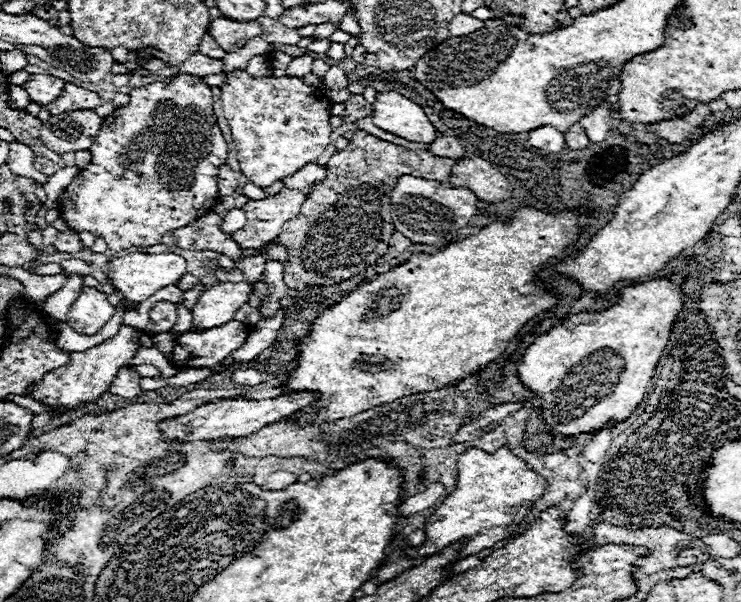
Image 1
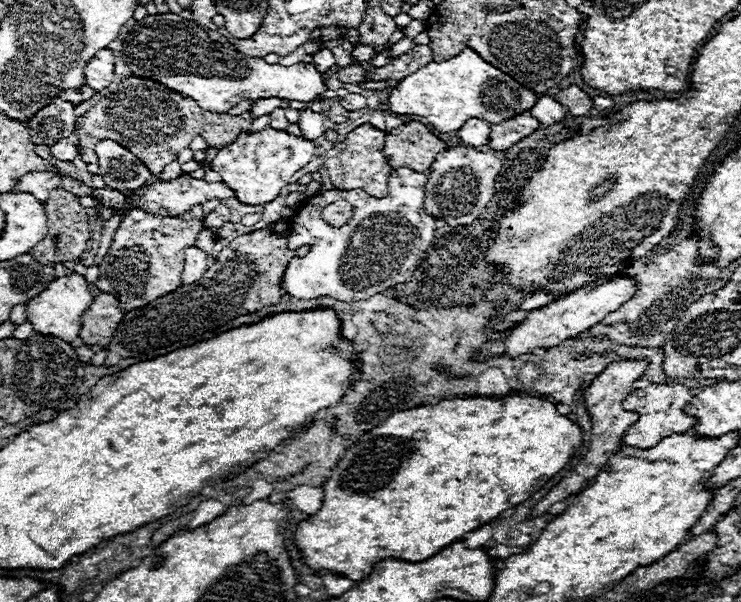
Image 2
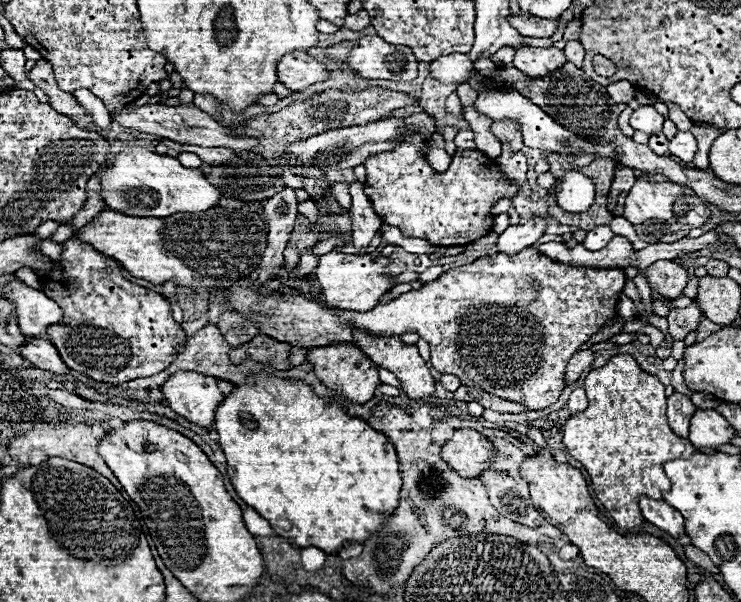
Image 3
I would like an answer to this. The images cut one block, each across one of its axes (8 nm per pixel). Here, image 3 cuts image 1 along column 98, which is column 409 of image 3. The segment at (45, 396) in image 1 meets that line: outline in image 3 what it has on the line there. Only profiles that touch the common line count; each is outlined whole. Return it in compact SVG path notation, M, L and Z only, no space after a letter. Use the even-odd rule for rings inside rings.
M354 328L354 338L356 338L356 346L370 358L374 360L380 368L384 370L390 370L398 376L398 380L402 382L402 390L418 400L418 398L424 398L424 396L432 396L434 394L434 378L430 376L430 370L426 366L426 362L422 360L422 356L418 354L418 348L414 344L404 344L400 336L396 338L380 338L380 336L374 336L374 334L368 334L364 330L356 330Z

